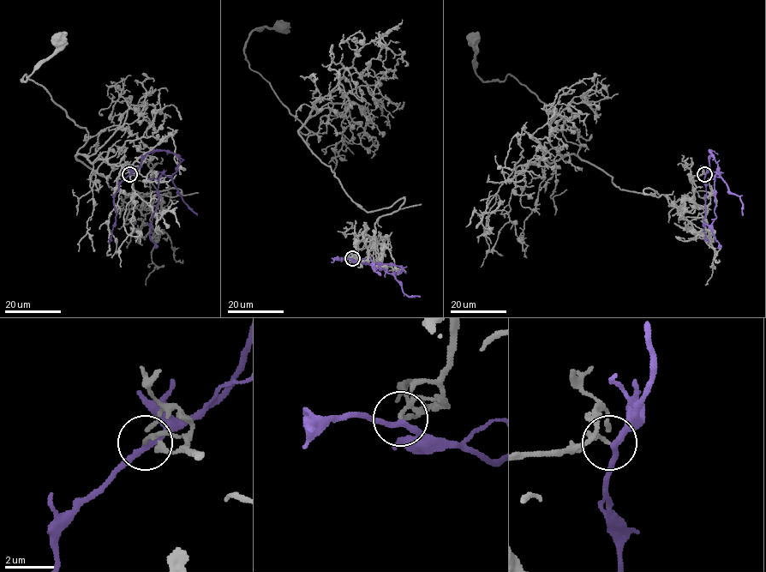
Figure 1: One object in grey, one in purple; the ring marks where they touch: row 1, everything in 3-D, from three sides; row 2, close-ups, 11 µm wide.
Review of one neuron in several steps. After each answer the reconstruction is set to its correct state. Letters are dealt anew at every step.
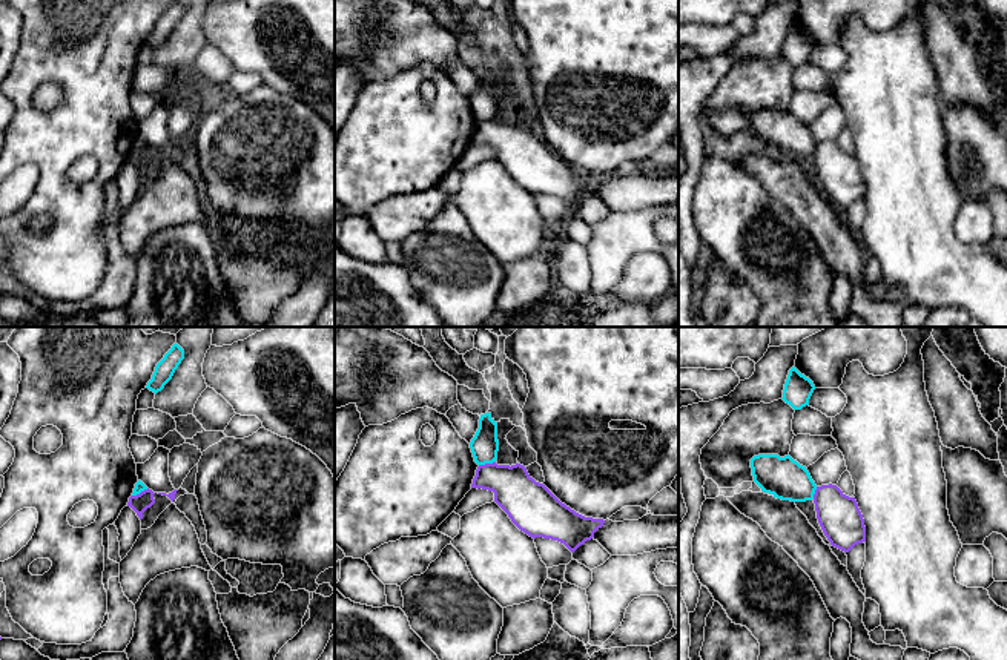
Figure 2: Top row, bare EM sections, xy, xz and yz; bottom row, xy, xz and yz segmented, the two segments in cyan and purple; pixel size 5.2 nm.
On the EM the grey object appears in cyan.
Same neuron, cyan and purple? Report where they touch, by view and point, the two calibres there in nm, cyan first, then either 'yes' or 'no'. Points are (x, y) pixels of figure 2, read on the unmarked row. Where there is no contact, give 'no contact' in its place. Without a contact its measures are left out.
xz (487, 118) | 150/220 nm | no

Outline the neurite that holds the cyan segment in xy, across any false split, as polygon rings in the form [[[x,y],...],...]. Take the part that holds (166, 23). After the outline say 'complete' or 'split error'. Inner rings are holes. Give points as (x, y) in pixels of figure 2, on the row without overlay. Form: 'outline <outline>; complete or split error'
outline [[[173,0],[164,14],[157,20],[152,35],[147,38],[146,45],[155,51],[161,48],[164,41],[172,35],[183,15],[184,6],[178,0]]]; complete

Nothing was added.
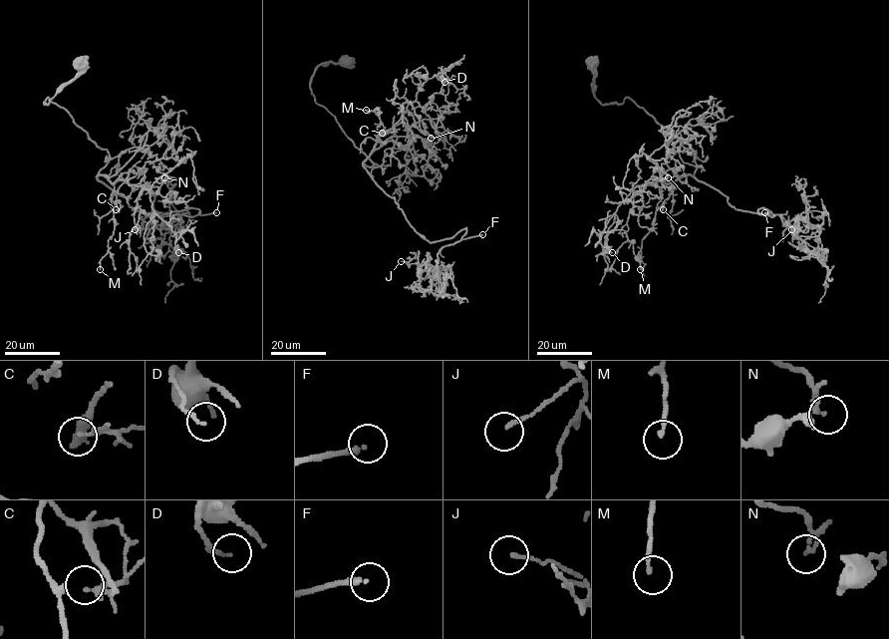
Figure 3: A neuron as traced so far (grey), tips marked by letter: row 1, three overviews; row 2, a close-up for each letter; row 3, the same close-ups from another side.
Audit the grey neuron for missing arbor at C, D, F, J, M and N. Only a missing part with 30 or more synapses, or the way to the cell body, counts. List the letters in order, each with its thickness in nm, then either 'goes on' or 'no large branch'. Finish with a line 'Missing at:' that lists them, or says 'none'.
C: 110 nm thick; no large branch
D: 130 nm thick; no large branch
F: 180 nm thick; goes on
J: 140 nm thick; no large branch
M: 150 nm thick; no large branch
N: 110 nm thick; no large branch
Missing at: F

